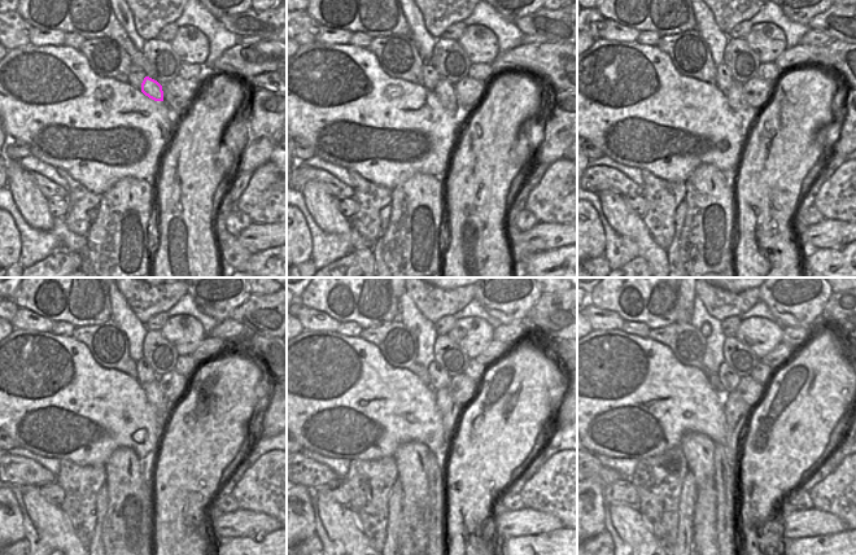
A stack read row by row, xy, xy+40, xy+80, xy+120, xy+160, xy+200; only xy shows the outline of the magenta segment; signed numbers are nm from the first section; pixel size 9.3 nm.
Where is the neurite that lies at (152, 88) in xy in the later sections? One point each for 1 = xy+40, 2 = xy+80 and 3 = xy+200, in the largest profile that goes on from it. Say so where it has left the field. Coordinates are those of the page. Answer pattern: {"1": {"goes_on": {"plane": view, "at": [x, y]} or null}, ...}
{"1": {"goes_on": {"plane": "xy+40", "at": [444, 90]}}, "2": {"goes_on": {"plane": "xy+80", "at": [734, 95]}}, "3": {"goes_on": {"plane": "xy+200", "at": [725, 457]}}}

